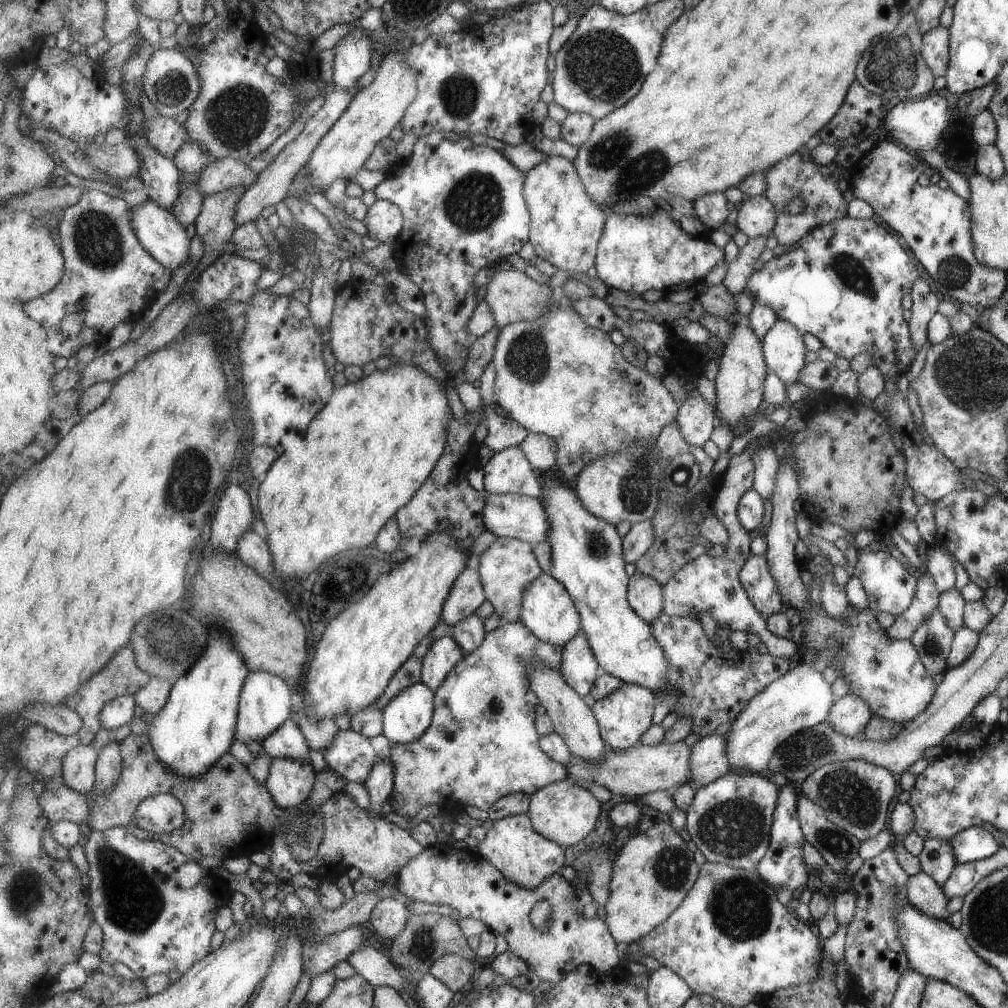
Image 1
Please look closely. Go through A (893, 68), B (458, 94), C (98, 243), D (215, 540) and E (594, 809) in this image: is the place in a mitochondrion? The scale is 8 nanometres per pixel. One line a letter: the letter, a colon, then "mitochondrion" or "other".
A: mitochondrion
B: mitochondrion
C: mitochondrion
D: other
E: other

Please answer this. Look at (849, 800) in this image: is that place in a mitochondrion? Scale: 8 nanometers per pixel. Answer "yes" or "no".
yes

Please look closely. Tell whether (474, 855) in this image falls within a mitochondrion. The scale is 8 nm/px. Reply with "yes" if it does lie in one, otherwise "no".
no

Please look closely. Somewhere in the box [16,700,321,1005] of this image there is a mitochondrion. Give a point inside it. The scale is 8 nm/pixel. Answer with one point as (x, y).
(132, 901)

